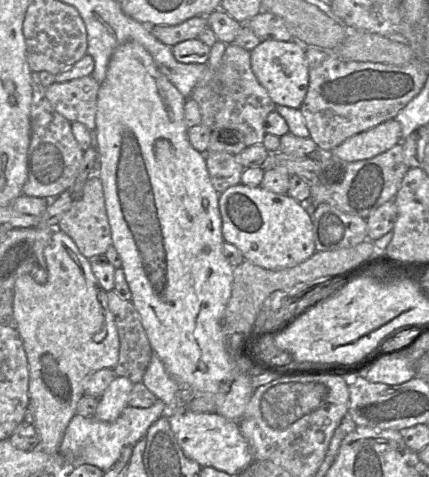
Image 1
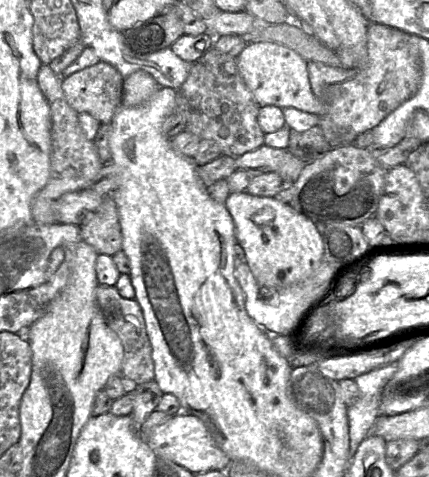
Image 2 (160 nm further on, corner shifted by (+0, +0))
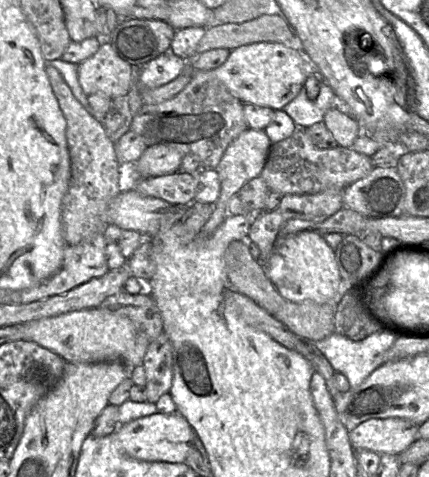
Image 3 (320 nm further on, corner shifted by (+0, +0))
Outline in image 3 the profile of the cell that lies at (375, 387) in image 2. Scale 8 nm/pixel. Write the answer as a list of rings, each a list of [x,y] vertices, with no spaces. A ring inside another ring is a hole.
[[[383,324],[378,327],[379,331],[360,341],[353,341],[338,333],[333,333],[322,340],[310,342],[327,358],[336,372],[340,372],[348,378],[351,387],[357,387],[374,370],[385,363],[384,354],[393,345],[395,338],[402,334],[394,325]]]

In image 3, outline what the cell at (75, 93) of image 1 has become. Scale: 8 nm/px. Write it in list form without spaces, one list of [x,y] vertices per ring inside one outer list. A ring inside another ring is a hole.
[[[103,42],[94,55],[78,65],[78,81],[87,96],[103,92],[114,99],[135,85],[134,67],[122,60],[110,43]]]

